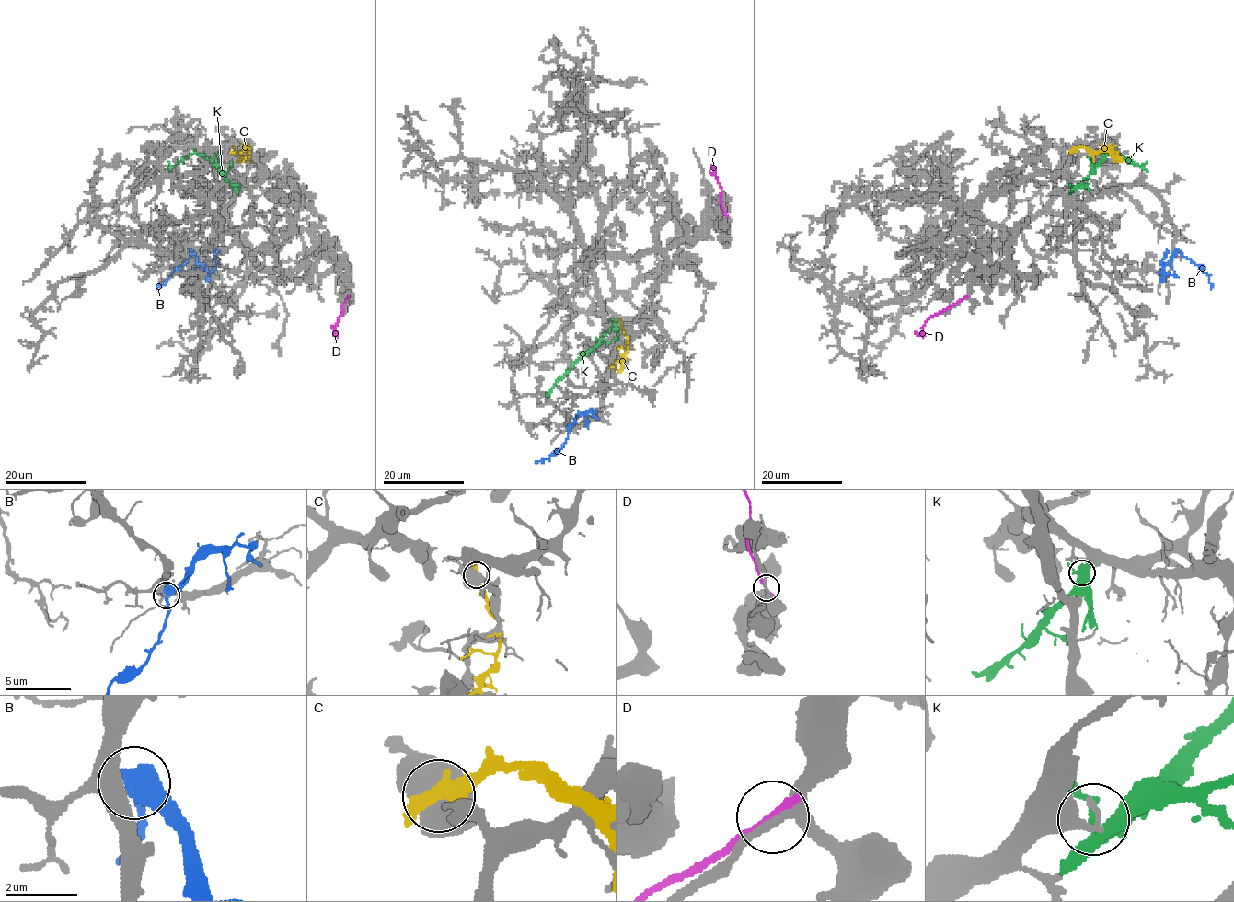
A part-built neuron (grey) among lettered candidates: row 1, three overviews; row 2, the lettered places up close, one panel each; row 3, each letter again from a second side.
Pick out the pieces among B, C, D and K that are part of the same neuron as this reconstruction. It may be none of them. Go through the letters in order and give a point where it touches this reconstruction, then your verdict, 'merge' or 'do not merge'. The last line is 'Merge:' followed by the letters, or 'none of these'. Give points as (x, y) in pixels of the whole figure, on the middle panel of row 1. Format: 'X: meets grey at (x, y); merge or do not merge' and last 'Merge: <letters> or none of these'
B: meets grey at (568, 427); do not merge
C: meets grey at (620, 323); do not merge
D: meets grey at (726, 214); do not merge
K: meets grey at (615, 322); do not merge
Merge: none of these

